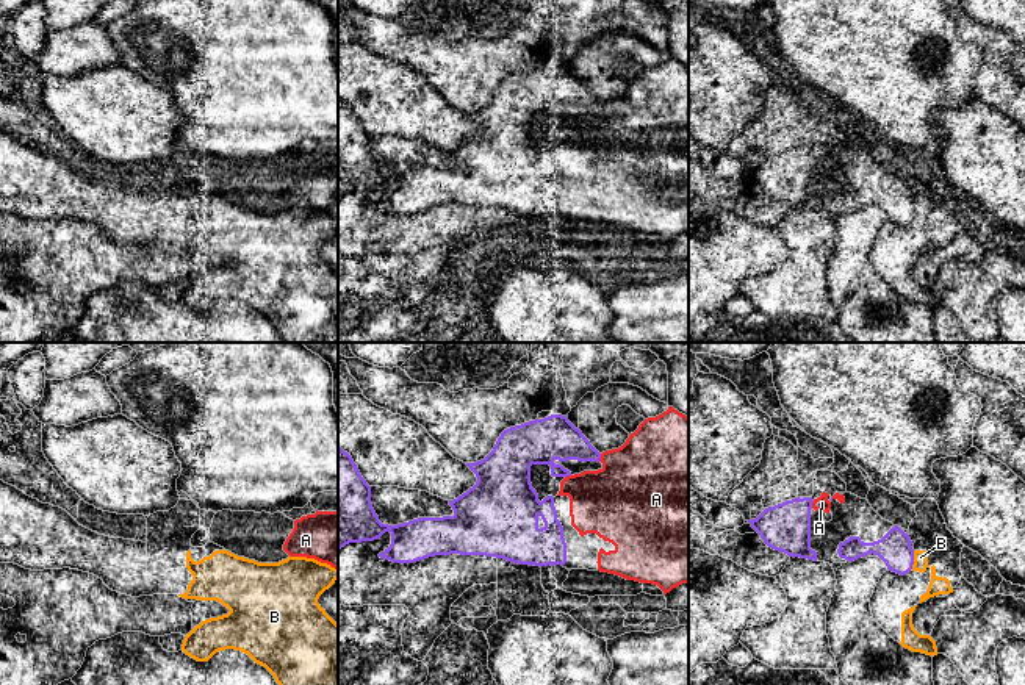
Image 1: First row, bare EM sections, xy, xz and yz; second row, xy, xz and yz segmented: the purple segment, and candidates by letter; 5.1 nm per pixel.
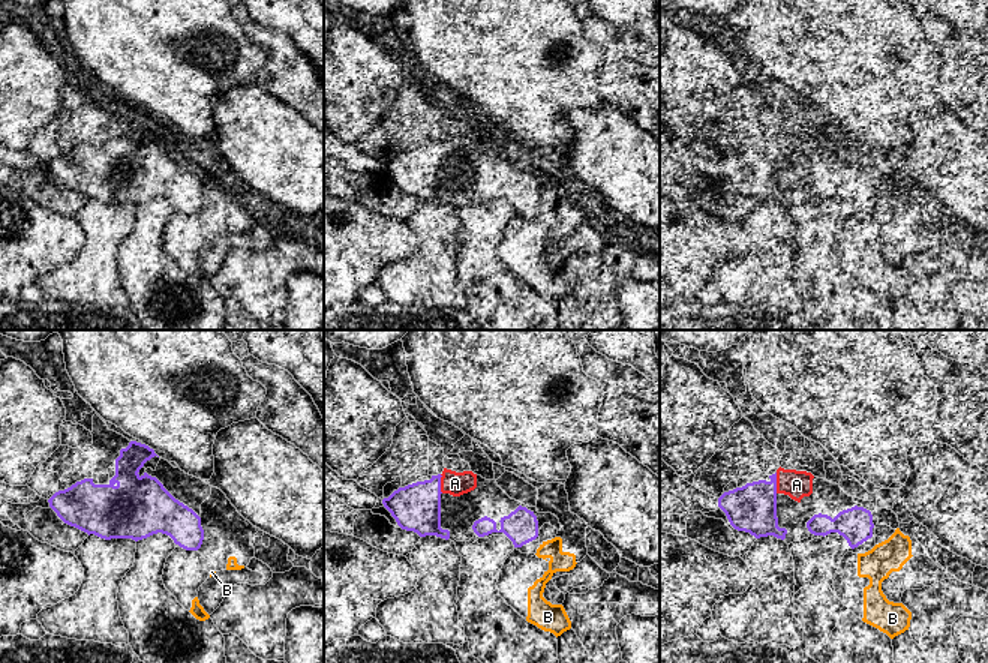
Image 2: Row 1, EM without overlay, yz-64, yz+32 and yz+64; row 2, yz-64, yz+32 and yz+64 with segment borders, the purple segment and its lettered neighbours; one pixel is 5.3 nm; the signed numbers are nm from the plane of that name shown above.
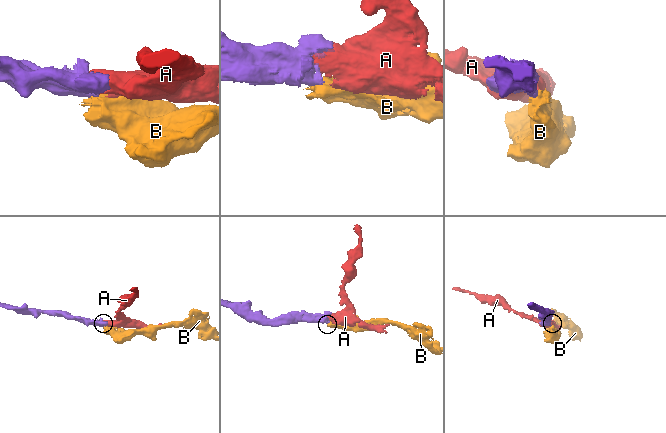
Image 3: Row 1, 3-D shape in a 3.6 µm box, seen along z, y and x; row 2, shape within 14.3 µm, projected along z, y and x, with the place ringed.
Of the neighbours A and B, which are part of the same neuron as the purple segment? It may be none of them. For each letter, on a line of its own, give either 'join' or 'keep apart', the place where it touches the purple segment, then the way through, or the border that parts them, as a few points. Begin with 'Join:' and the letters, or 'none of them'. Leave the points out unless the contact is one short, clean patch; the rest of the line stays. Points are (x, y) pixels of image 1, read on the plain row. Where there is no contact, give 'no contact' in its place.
Join: A
A: join; meets purple in xz at (600, 107)
B: keep apart; meets purple in yz at (913, 210)

